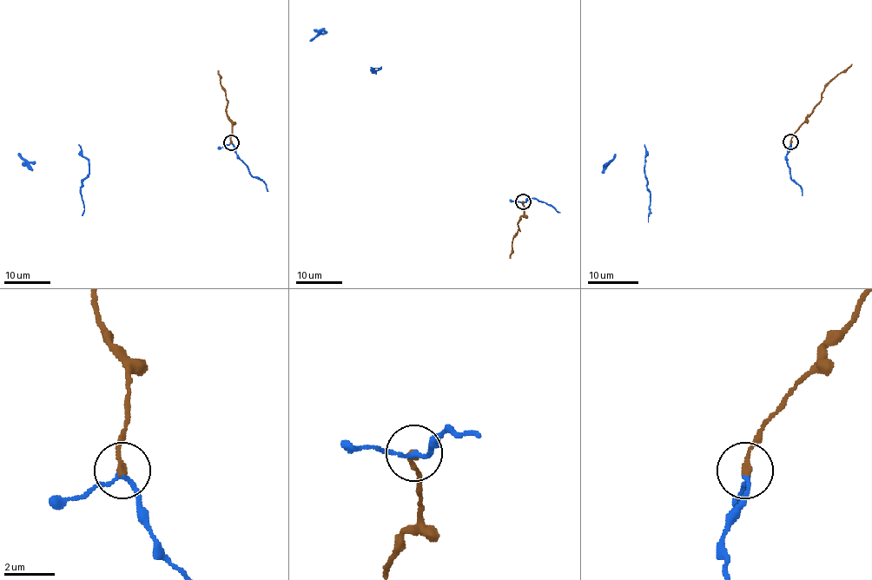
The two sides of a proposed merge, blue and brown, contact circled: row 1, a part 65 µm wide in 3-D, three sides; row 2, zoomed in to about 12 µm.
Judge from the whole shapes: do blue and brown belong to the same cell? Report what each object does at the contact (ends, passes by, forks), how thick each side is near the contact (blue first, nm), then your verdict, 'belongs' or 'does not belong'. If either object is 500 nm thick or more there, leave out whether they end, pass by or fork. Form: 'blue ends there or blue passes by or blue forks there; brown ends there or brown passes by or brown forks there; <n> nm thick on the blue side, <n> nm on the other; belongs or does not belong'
blue passes by; brown ends there; 150 nm thick on the blue side, 240 nm on the other; belongs

